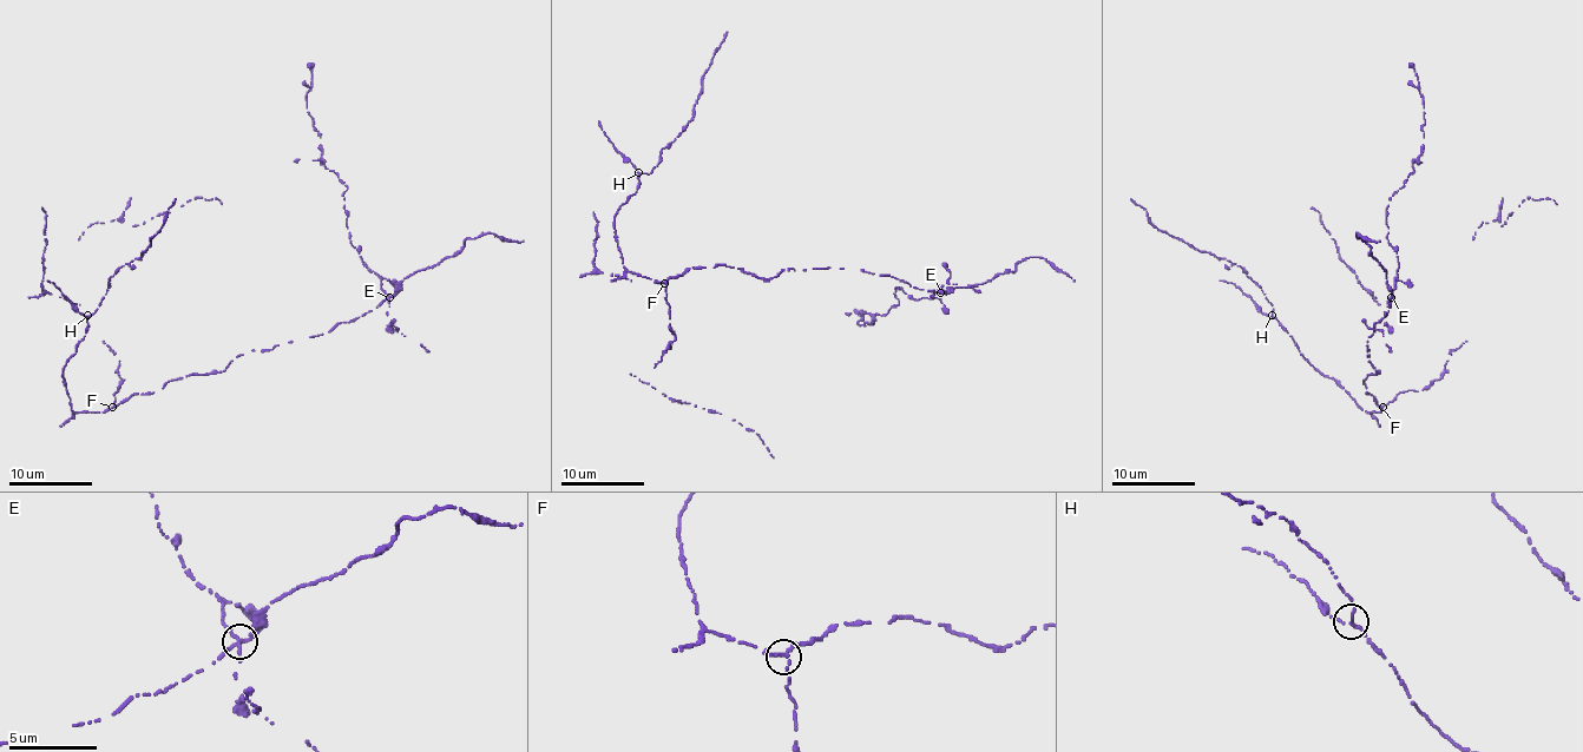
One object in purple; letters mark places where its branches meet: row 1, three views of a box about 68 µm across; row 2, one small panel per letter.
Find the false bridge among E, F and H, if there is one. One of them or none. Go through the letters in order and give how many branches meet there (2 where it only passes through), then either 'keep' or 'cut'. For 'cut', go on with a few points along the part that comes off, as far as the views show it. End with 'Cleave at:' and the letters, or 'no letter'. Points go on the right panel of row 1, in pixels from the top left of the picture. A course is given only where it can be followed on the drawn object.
E: 3 | cut | (1391, 296), (1397, 257), (1386, 238), (1386, 206), (1413, 171), (1424, 133), (1418, 77), (1410, 63)
F: 2 | keep
H: 3 | keep
Cleave at: E

